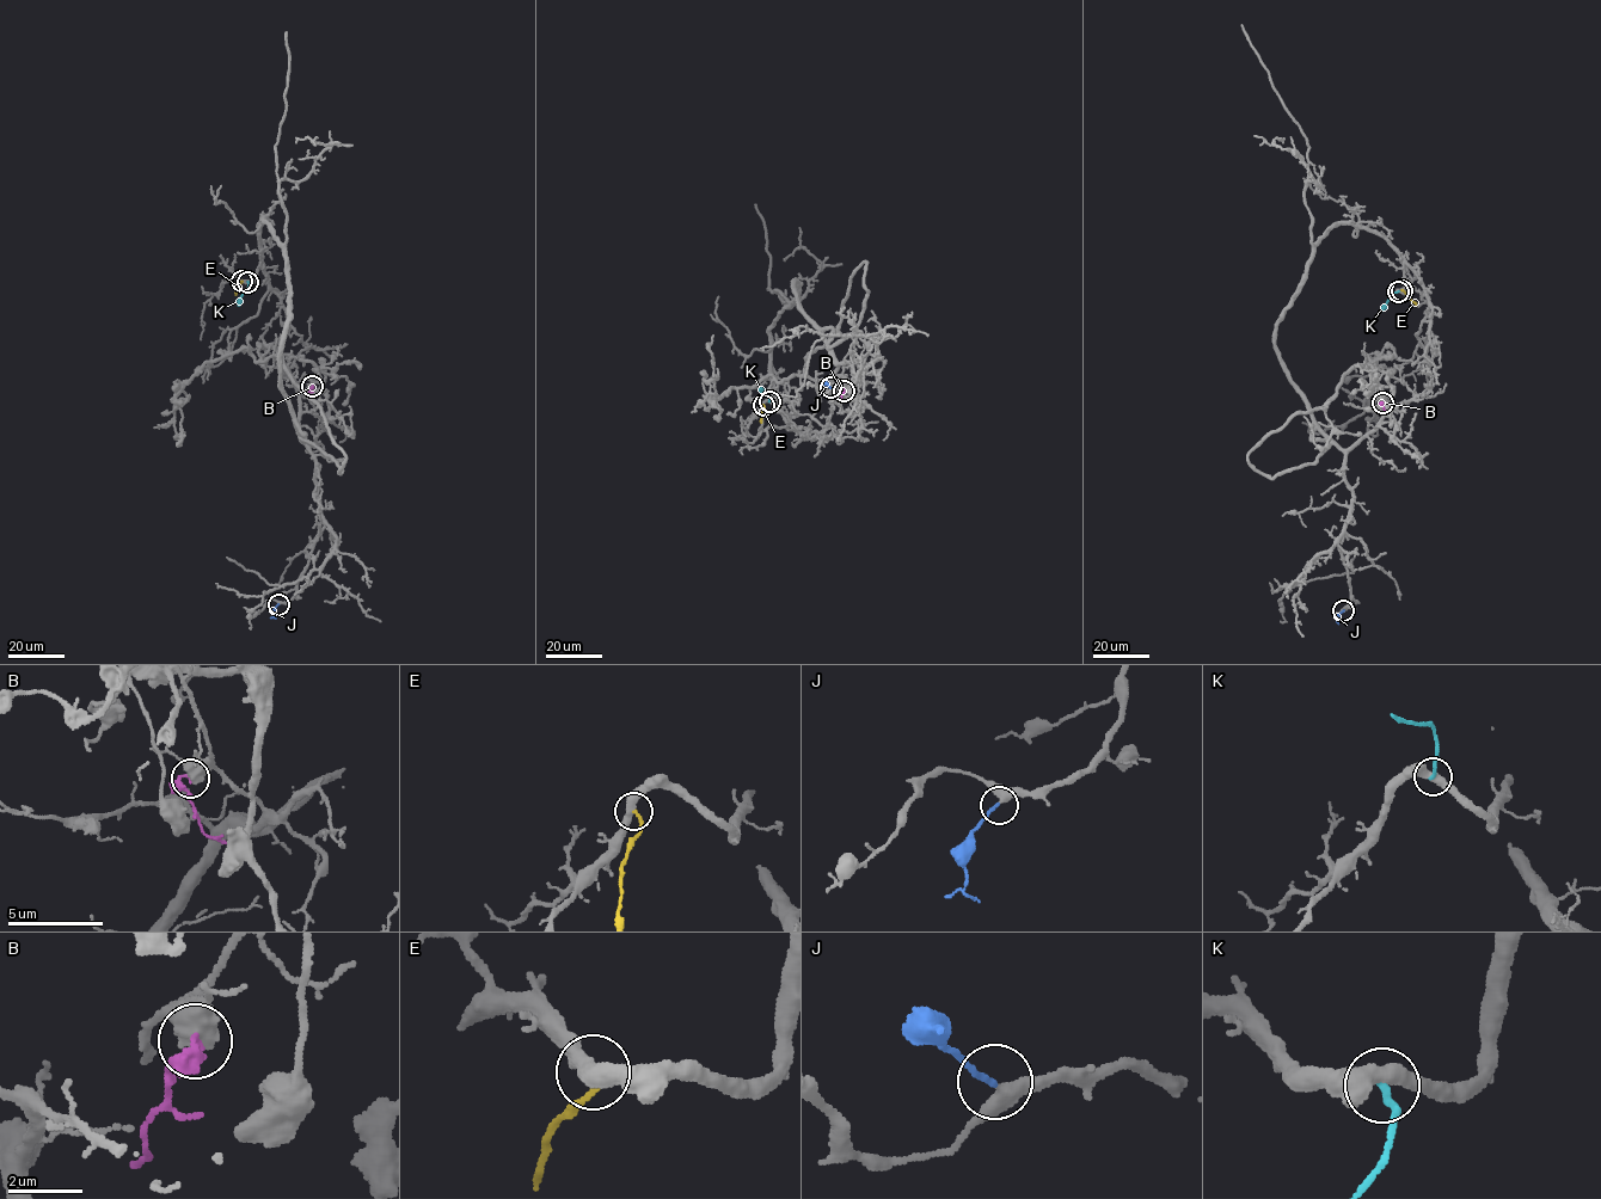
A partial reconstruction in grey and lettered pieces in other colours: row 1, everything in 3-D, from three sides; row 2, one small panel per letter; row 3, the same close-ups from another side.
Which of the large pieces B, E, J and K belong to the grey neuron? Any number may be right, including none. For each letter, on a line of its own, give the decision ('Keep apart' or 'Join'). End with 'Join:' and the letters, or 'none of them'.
B: Keep apart
E: Keep apart
J: Join
K: Keep apart
Join: J

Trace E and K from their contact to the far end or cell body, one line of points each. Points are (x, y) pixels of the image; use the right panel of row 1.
E: (1402, 290), (1416, 305)
K: (1398, 290), (1391, 294), (1381, 311)

